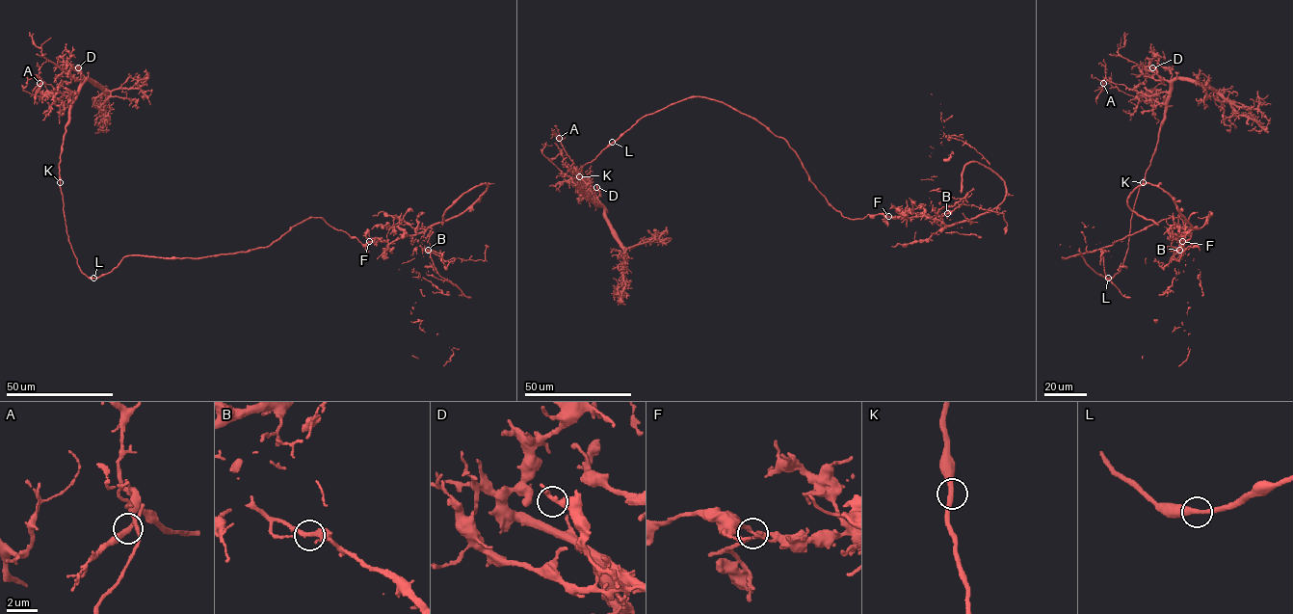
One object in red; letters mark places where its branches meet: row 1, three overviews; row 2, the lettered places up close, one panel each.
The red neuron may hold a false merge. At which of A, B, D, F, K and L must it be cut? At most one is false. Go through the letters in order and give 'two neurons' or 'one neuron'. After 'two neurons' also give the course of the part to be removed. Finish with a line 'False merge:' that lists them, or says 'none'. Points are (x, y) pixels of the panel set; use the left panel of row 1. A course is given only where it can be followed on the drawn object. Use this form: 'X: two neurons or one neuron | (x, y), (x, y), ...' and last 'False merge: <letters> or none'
A: one neuron
B: one neuron
D: one neuron
F: two neurons | (369, 242), (416, 239), (413, 271), (442, 291), (421, 290), (410, 310), (420, 324), (418, 359)
K: one neuron
L: one neuron
False merge: F

